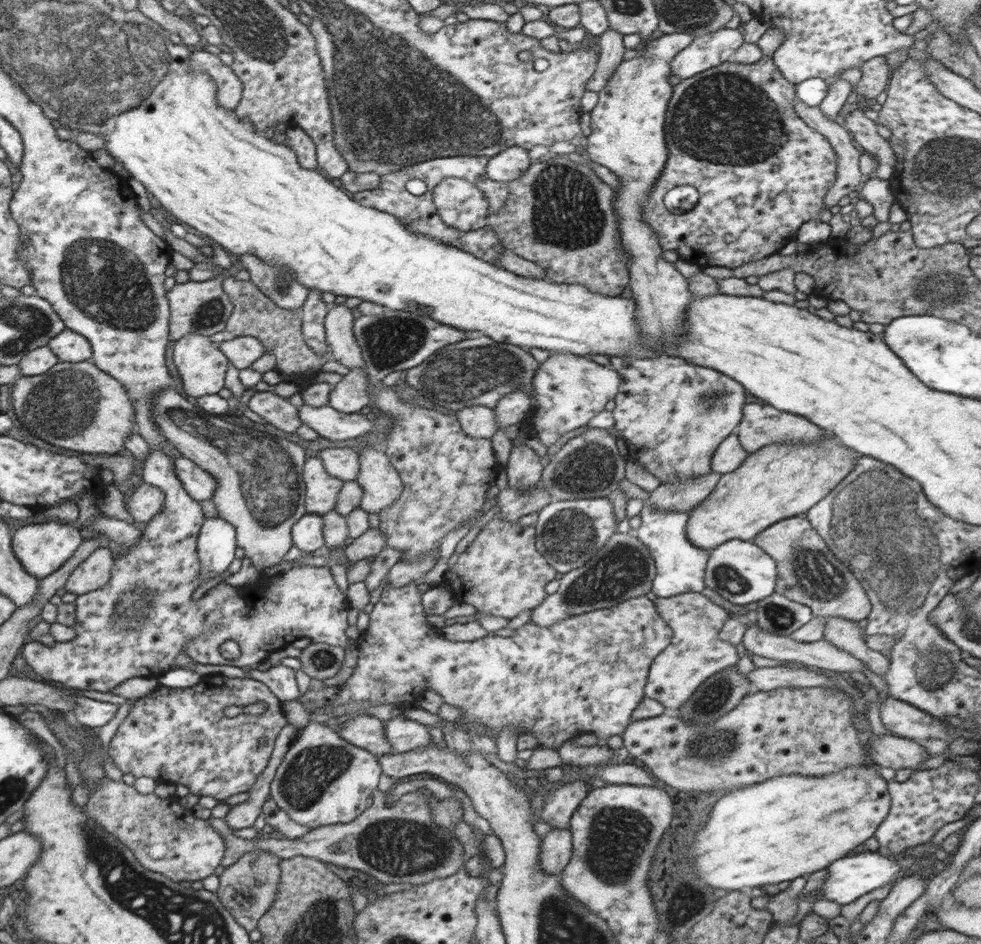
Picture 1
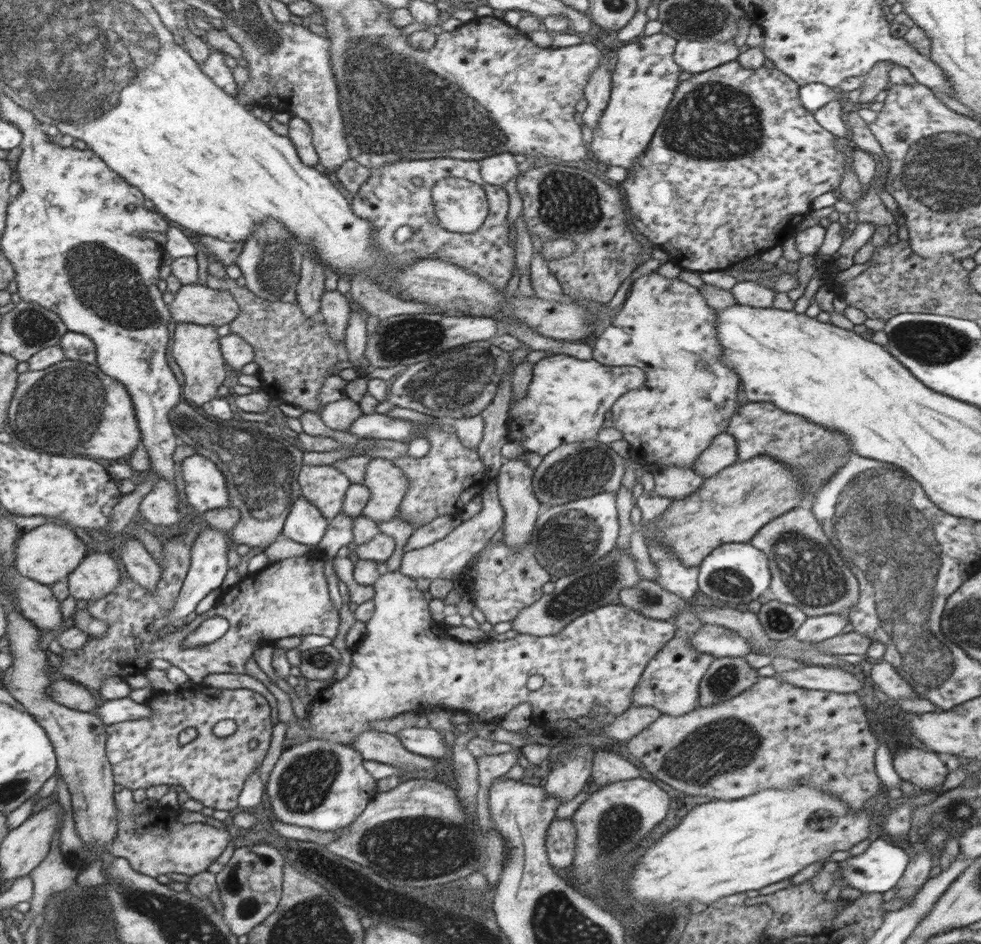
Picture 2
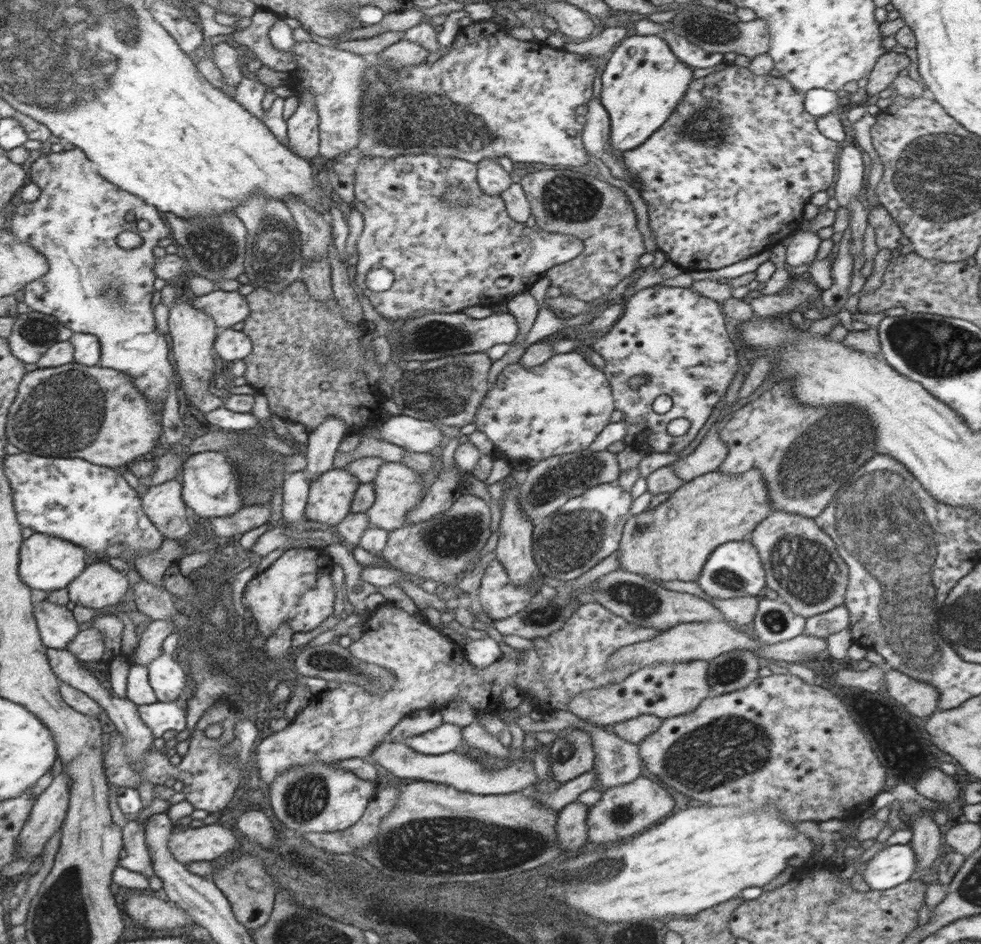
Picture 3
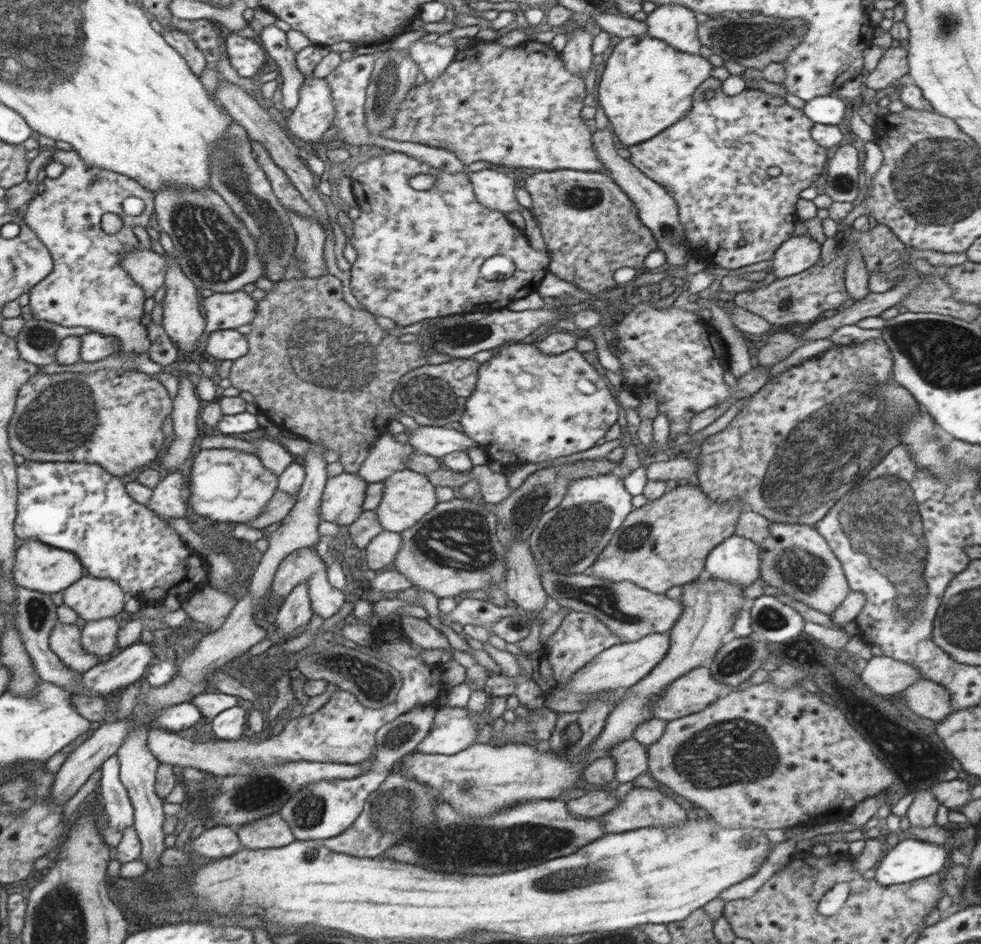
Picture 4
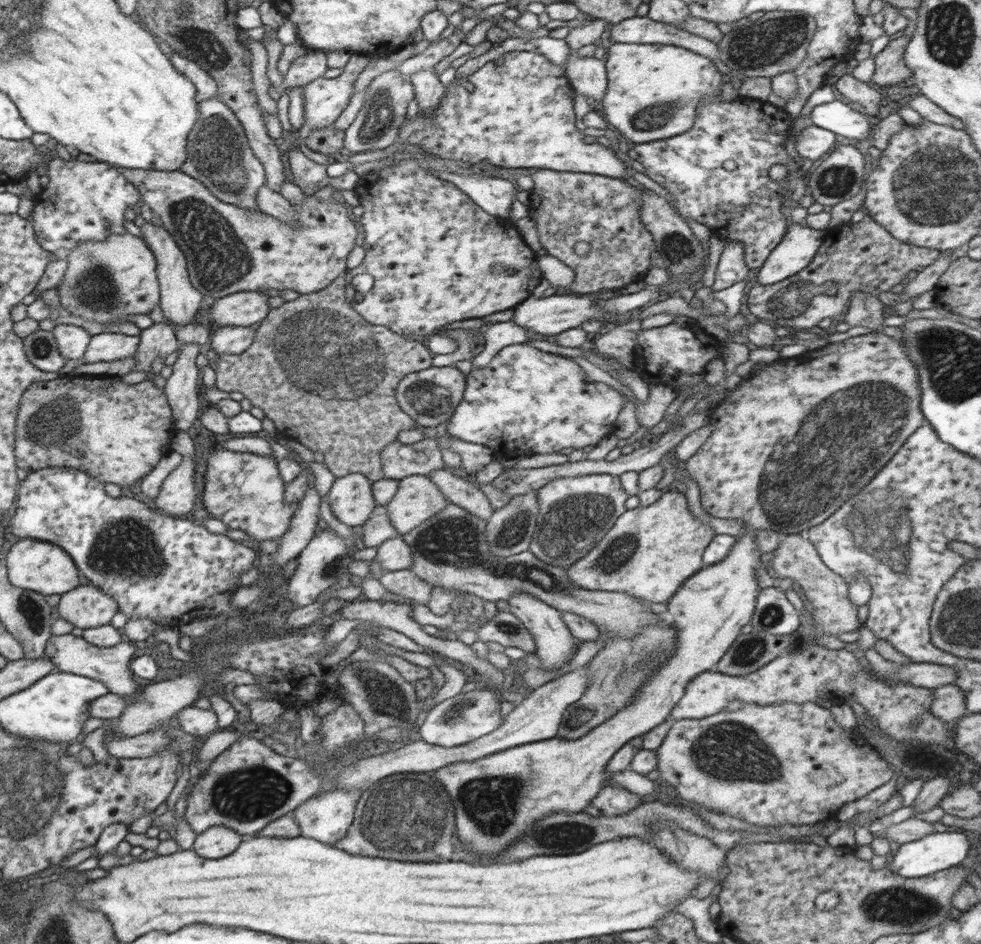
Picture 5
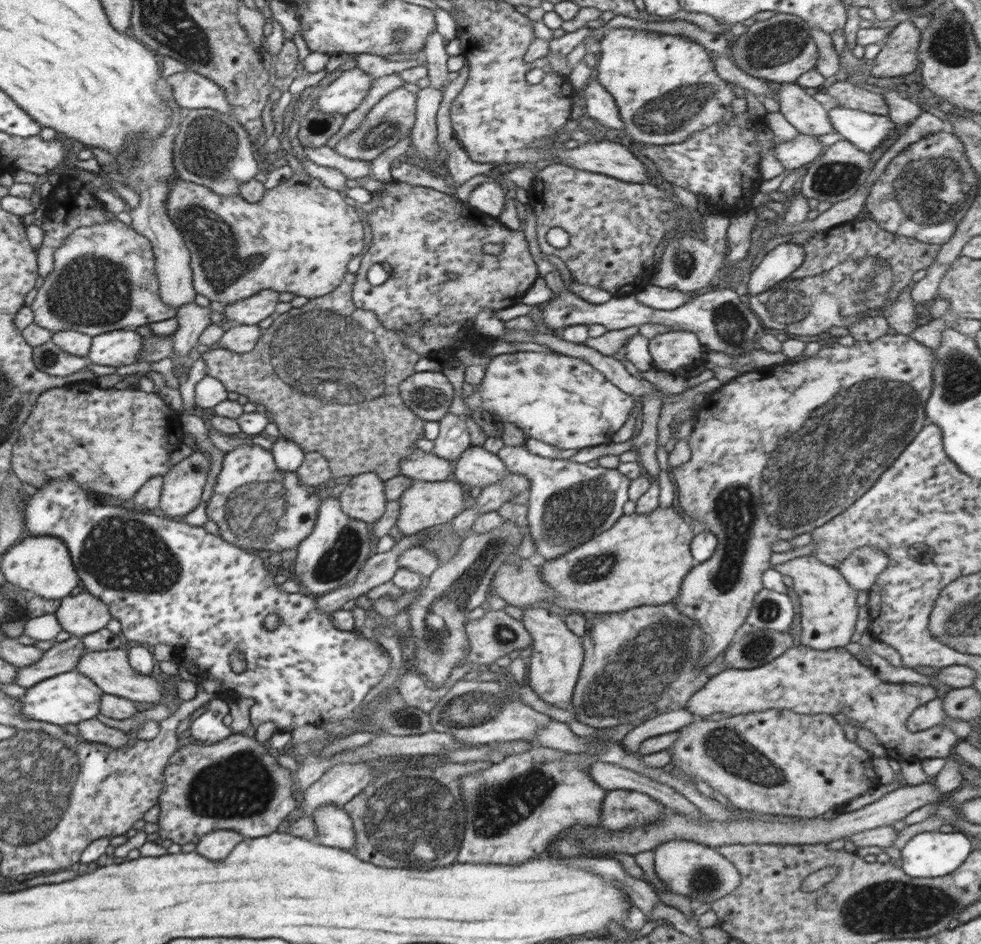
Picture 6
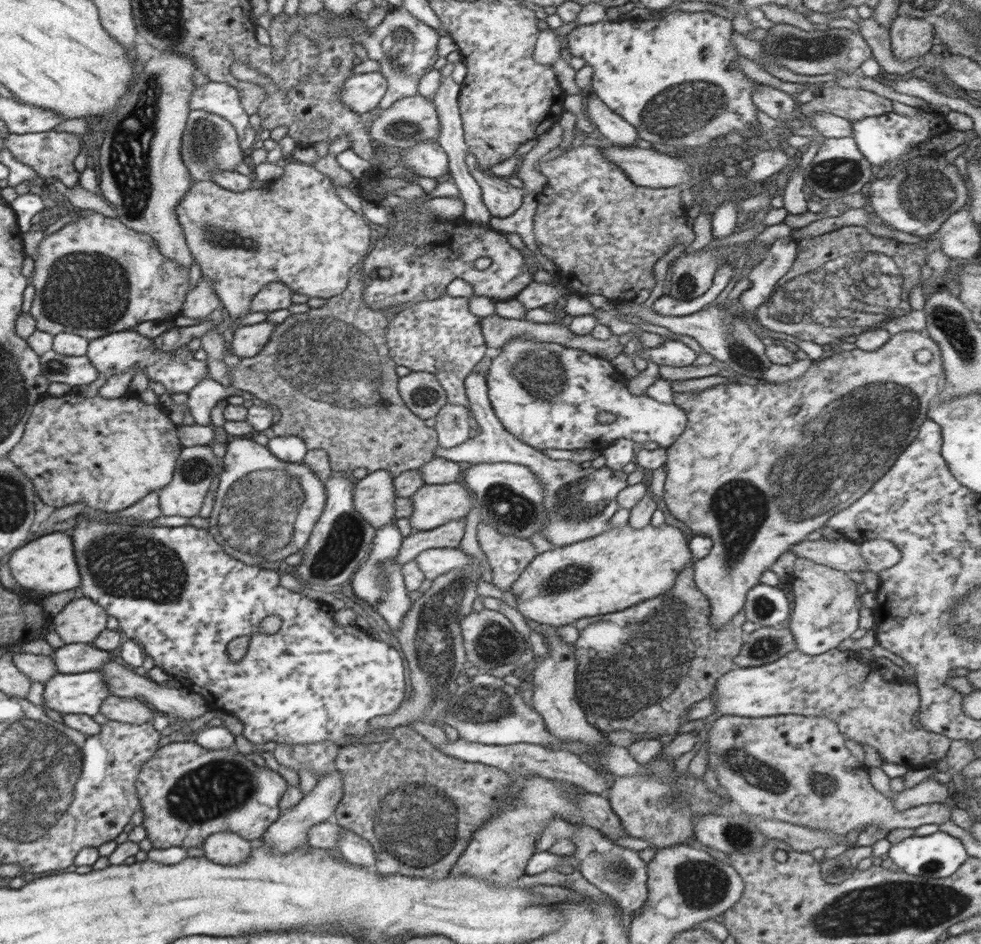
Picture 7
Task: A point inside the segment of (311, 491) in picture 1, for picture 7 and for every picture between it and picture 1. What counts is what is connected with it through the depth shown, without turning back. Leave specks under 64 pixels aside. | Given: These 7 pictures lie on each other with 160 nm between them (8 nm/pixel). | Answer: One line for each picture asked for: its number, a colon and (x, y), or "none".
2: (324, 486)
3: (331, 494)
4: (343, 496)
5: (351, 498)
6: (363, 498)
7: (374, 496)

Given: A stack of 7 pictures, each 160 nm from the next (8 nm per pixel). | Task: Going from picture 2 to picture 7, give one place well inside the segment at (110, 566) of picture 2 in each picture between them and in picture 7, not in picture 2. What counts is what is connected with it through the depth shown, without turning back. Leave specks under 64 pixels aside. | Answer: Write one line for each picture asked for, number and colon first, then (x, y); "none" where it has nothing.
3: (99, 586)
4: (92, 598)
5: (88, 606)
6: (80, 614)
7: (82, 620)

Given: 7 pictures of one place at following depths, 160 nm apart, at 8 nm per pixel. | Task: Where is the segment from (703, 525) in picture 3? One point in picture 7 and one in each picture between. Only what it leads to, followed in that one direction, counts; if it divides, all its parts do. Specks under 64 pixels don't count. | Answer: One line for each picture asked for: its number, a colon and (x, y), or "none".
4: (664, 543)
5: (650, 551)
6: (642, 560)
7: (623, 566)

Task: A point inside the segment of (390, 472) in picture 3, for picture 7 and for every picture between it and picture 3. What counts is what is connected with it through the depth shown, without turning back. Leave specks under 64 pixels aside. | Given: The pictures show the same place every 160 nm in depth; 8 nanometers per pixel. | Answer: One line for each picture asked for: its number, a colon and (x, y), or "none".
4: (408, 496)
5: (417, 499)
6: (424, 505)
7: (434, 505)

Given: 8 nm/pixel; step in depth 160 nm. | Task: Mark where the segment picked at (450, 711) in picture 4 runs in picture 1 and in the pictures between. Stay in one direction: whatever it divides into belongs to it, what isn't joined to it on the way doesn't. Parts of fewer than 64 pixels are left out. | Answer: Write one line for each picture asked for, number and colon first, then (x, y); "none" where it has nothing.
1: (404, 734)
2: (426, 742)
3: (447, 737)

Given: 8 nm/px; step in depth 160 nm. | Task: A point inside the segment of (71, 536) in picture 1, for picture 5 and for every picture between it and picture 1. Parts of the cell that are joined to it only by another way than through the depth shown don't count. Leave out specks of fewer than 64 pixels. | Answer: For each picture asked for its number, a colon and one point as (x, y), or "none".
2: (48, 554)
3: (49, 563)
4: (40, 567)
5: (44, 567)

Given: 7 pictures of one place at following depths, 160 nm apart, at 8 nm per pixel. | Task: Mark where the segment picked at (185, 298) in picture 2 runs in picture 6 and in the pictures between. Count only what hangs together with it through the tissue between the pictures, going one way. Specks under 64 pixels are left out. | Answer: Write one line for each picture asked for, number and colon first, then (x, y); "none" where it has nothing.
3: (228, 308)
4: (224, 311)
5: (239, 309)
6: (250, 311)

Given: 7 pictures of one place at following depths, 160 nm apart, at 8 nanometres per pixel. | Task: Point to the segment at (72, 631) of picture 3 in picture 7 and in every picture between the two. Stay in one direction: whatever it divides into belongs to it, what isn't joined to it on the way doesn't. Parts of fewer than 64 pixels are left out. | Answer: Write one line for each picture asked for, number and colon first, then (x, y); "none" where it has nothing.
4: (65, 640)
5: (72, 654)
6: (110, 669)
7: (123, 681)

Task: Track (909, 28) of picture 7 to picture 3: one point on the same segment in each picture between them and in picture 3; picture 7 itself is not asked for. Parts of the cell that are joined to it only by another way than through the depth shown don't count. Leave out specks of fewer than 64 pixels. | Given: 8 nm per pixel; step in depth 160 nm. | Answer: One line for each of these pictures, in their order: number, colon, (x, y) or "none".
3: (887, 67)
4: (893, 66)
5: (890, 68)
6: (899, 56)

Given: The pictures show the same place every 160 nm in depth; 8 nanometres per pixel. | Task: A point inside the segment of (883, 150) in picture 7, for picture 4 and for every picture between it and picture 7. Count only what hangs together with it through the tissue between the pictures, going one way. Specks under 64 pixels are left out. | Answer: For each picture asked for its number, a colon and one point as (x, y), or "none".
4: (829, 109)
5: (836, 116)
6: (867, 131)

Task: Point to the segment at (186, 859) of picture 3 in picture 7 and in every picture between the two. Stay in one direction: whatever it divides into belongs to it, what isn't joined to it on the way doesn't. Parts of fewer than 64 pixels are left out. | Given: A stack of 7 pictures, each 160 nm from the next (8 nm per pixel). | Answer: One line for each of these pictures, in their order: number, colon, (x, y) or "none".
4: (222, 841)
5: (219, 841)
6: (217, 844)
7: (230, 848)

